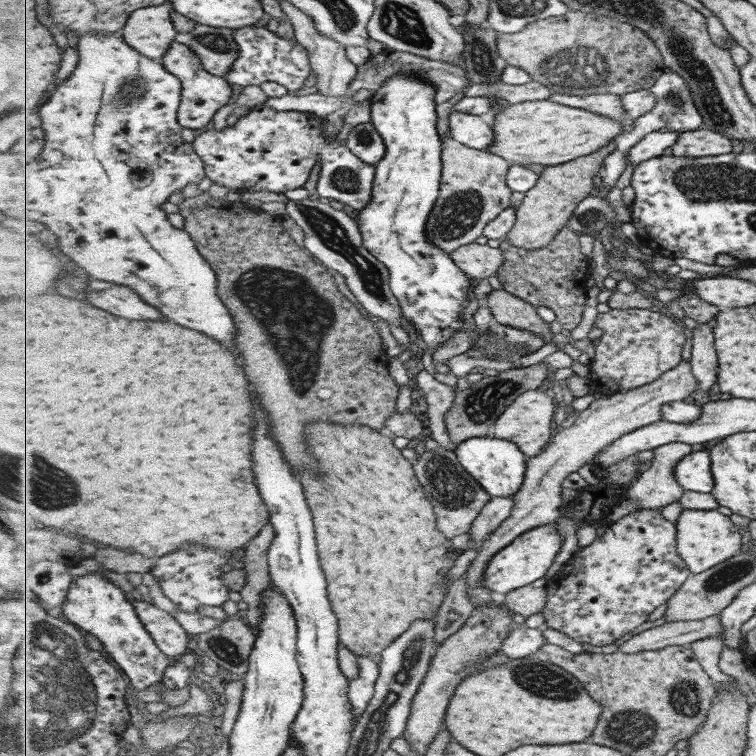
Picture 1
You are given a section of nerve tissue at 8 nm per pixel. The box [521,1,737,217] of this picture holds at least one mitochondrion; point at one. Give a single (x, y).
(581, 70)

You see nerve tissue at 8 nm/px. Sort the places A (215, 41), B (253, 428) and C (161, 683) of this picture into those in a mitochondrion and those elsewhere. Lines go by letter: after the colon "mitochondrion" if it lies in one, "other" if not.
A: mitochondrion
B: other
C: other

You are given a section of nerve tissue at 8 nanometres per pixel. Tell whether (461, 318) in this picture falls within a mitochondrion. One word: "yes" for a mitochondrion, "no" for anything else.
no

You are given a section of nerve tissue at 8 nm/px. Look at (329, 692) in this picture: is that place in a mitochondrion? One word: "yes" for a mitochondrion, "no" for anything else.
no

